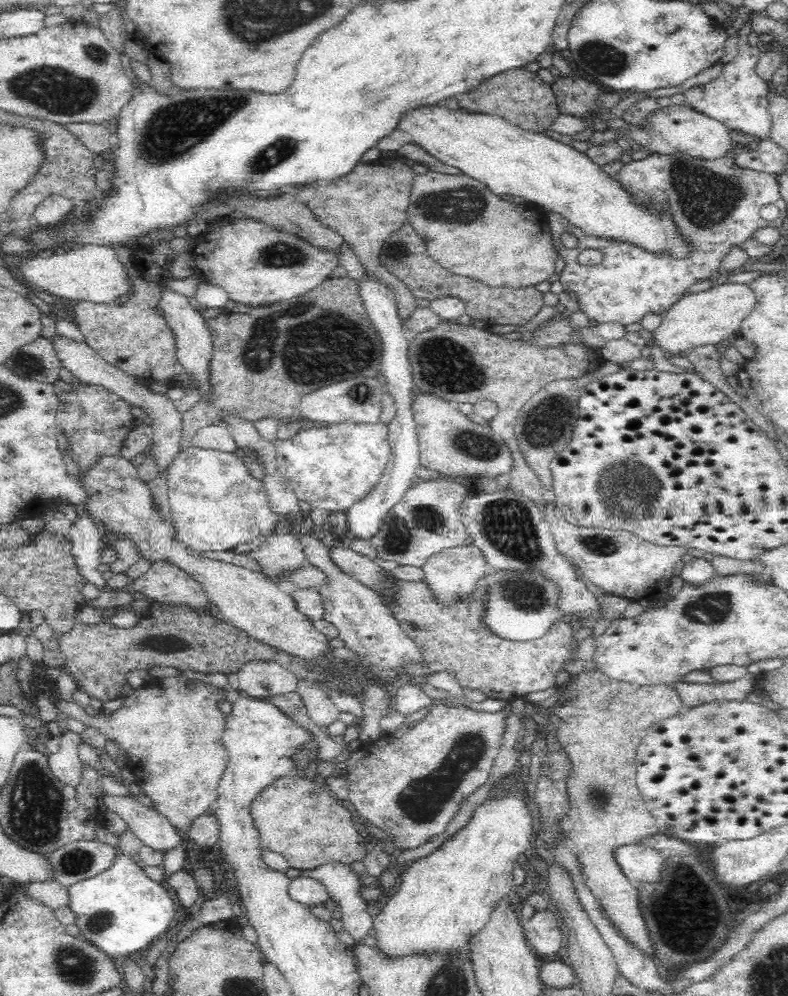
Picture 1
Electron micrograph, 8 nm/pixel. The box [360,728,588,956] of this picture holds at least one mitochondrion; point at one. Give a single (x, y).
(424, 798)

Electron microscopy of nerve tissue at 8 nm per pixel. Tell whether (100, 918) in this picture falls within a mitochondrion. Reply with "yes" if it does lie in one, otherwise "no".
yes

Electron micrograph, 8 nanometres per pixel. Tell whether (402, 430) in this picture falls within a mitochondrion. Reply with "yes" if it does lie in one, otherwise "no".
no

